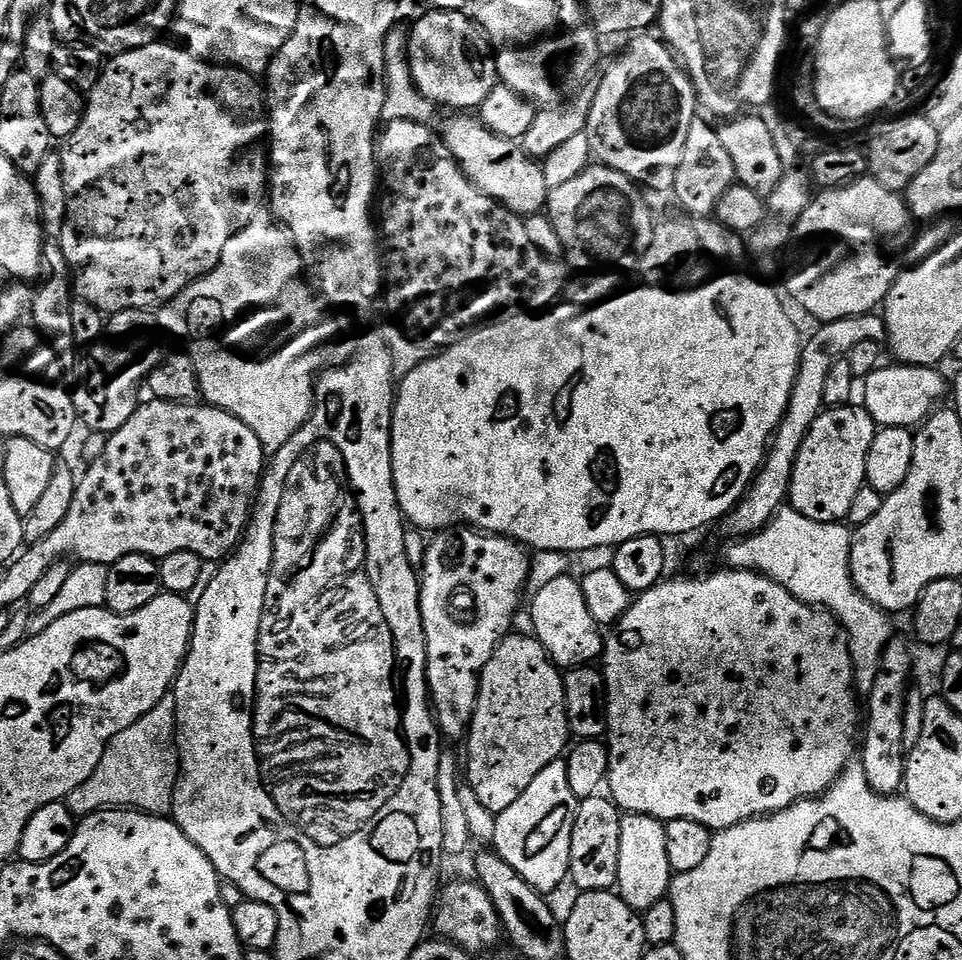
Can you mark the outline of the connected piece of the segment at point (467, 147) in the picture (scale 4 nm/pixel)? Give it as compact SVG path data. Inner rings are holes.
M456 120L449 126L444 140L452 151L451 159L459 165L468 180L475 187L477 184L490 199L505 204L521 218L537 215L545 207L546 189L534 168L527 164L529 161L523 155L508 156L514 148L513 141L489 134L479 123L476 124L468 120Z

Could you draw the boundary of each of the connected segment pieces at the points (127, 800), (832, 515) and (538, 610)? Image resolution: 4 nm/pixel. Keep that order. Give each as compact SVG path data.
M161 702L141 720L119 732L108 743L108 749L102 754L91 778L68 795L68 811L76 818L87 818L101 810L171 813L172 789L178 779L178 768L174 763L173 749L164 748L164 744L173 743L175 727L176 714L173 705Z
M852 406L821 411L810 426L792 466L792 476L786 497L791 511L797 512L807 520L813 520L816 524L839 524L847 521L850 506L854 506L854 498L857 498L858 492L866 484L866 458L870 454L870 446L874 442L876 433L877 429L867 415L860 410L855 412Z
M572 574L559 576L554 578L554 582L546 582L546 586L542 586L542 590L535 592L531 598L533 599L532 628L536 631L534 633L536 643L543 648L553 665L564 670L571 669L576 664L574 662L579 658L588 635L594 631L594 625L580 589L580 580L572 577Z

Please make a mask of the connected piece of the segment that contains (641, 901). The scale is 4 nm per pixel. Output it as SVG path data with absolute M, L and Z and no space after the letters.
M628 814L620 821L616 888L618 889L619 899L633 913L647 913L648 909L654 907L655 904L661 903L669 895L670 872L662 859L661 849L658 847L661 836L661 821L653 820L650 816Z

